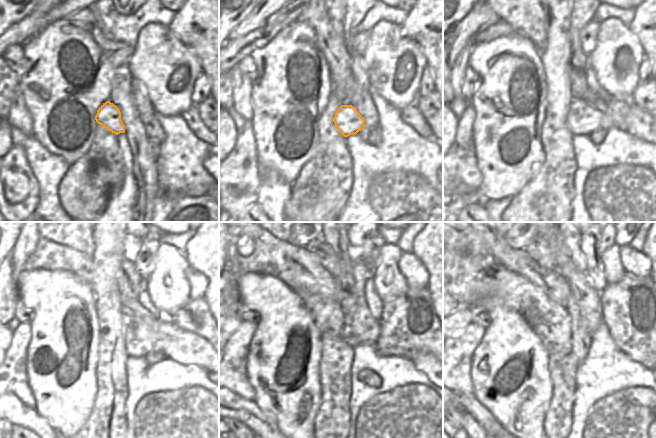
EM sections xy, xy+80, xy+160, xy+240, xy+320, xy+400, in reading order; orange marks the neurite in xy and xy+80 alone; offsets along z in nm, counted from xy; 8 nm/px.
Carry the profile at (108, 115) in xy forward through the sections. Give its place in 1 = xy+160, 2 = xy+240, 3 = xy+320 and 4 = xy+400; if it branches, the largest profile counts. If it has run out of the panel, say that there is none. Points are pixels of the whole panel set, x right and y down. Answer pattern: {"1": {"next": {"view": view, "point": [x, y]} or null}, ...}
{"1": {"next": {"view": "xy+160", "point": [585, 115]}}, "2": {"next": {"view": "xy+240", "point": [144, 333]}}, "3": {"next": {"view": "xy+320", "point": [361, 327]}}, "4": {"next": {"view": "xy+400", "point": [573, 242]}}}

